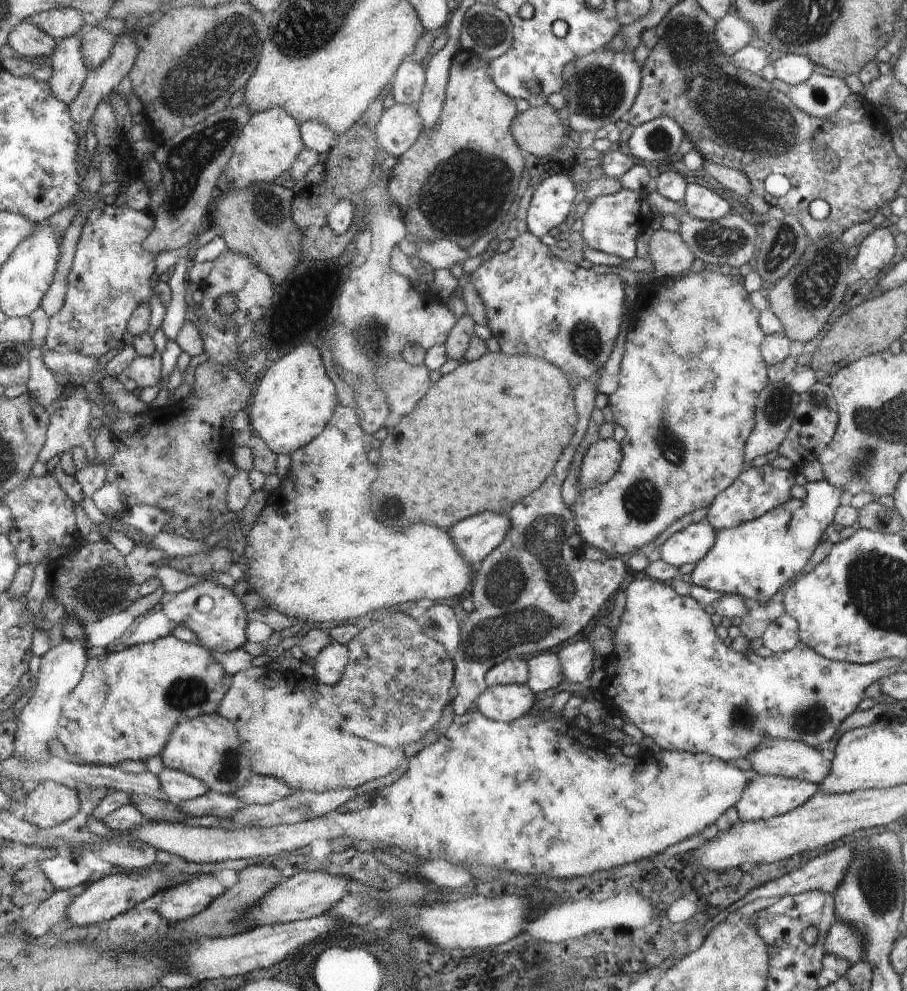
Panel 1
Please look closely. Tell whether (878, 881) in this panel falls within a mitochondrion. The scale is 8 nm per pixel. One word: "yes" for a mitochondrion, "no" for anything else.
yes

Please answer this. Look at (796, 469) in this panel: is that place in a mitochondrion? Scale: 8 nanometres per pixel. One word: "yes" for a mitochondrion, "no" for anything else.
no

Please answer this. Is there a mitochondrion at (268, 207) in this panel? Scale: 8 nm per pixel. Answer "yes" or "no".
yes

